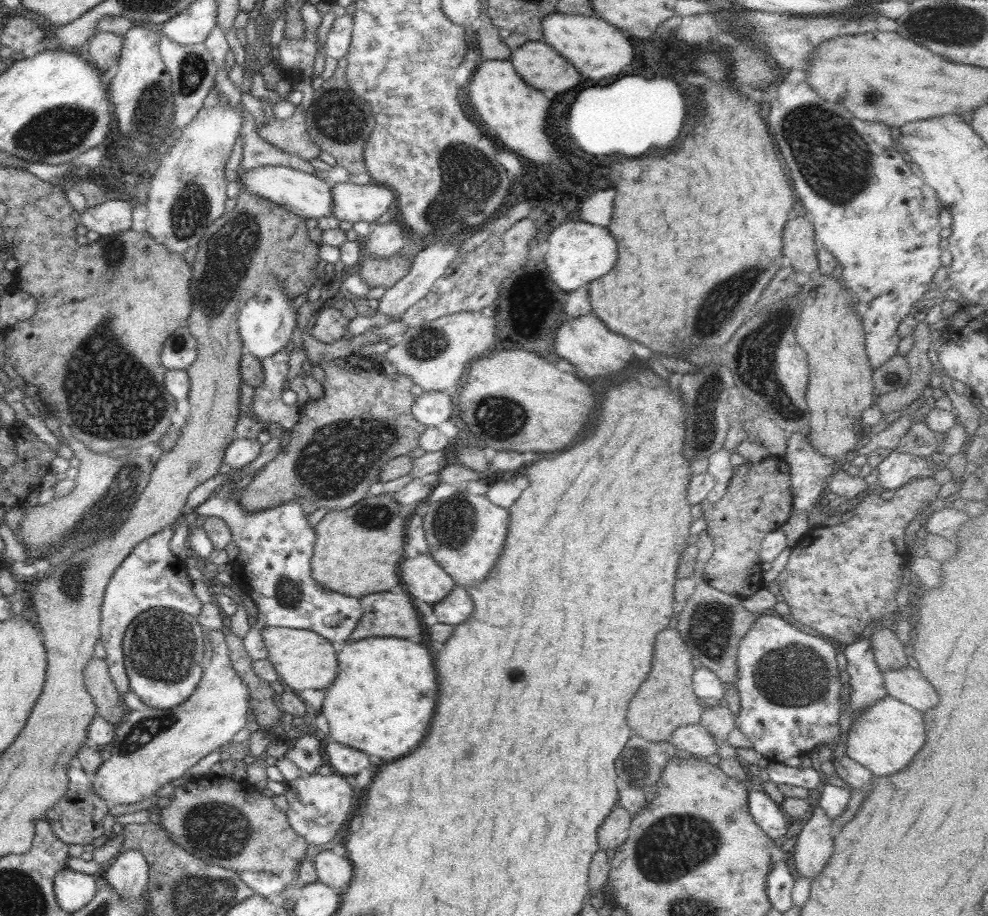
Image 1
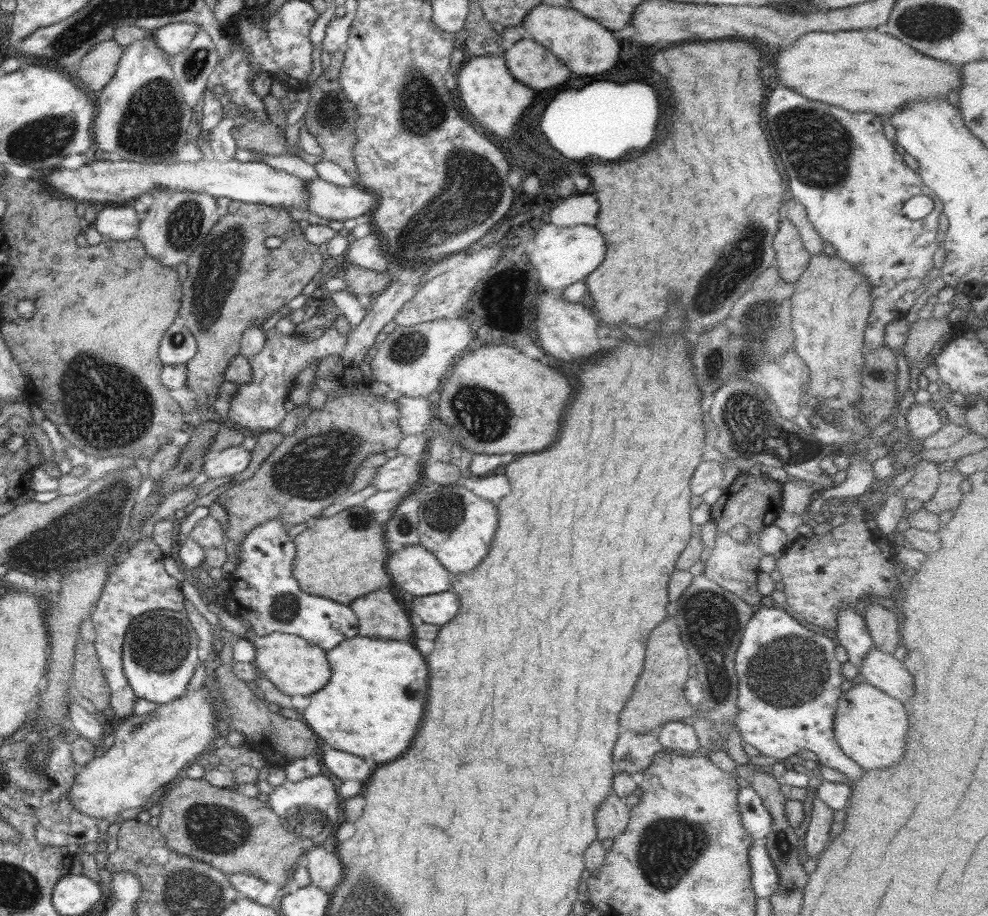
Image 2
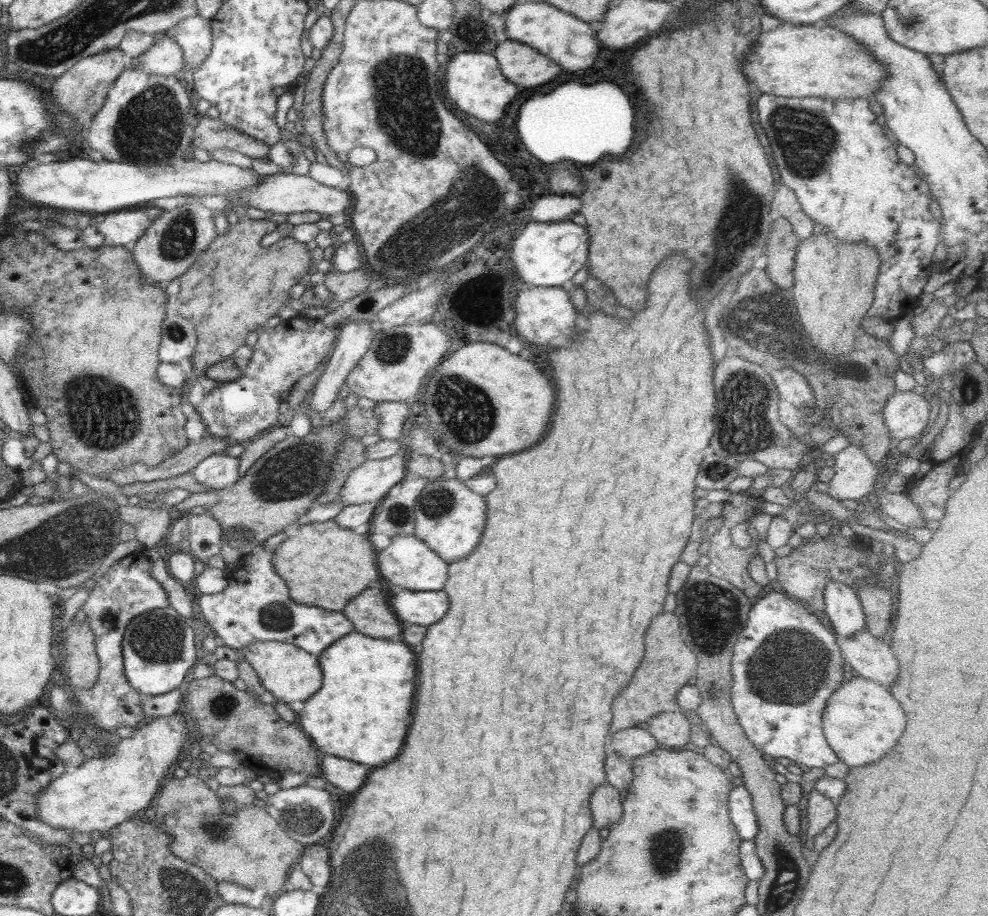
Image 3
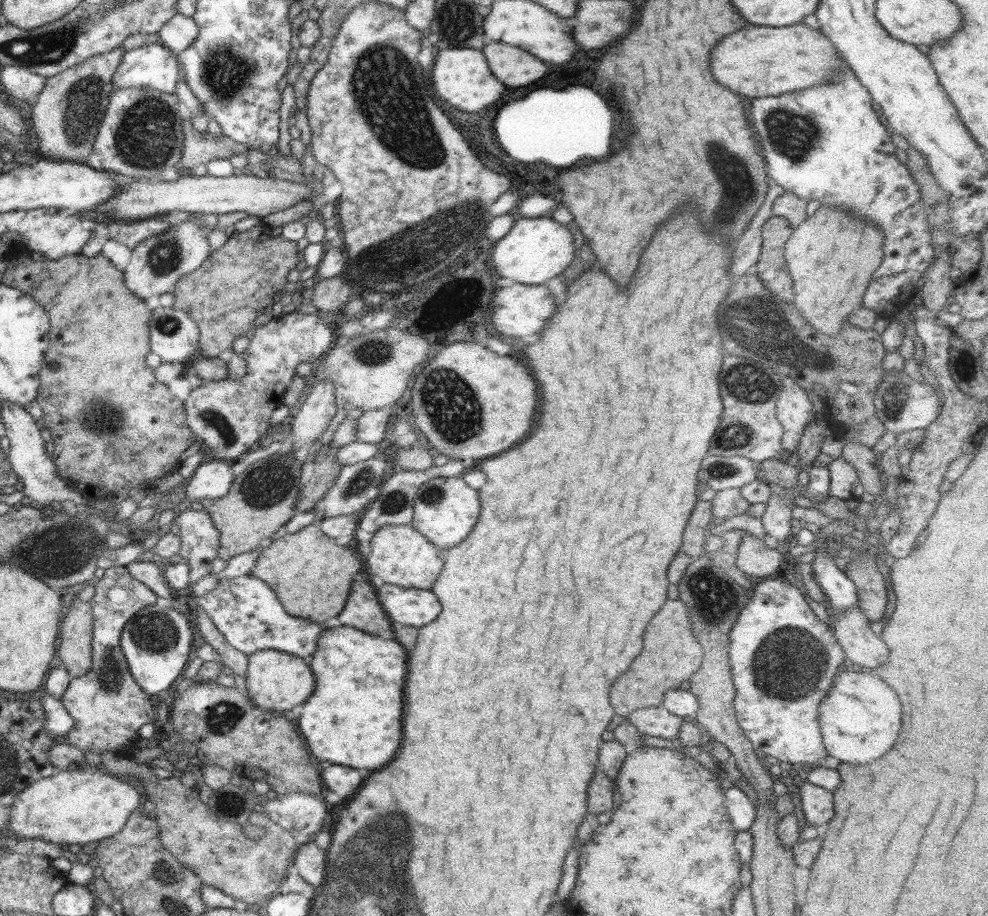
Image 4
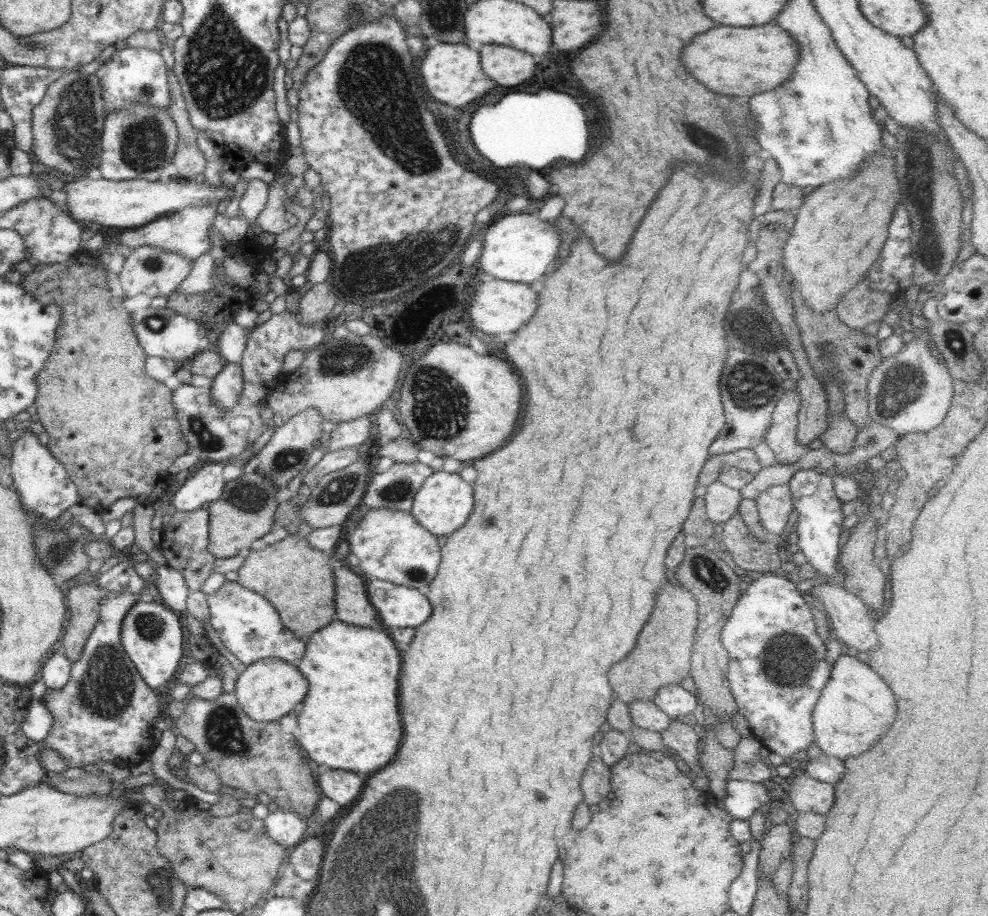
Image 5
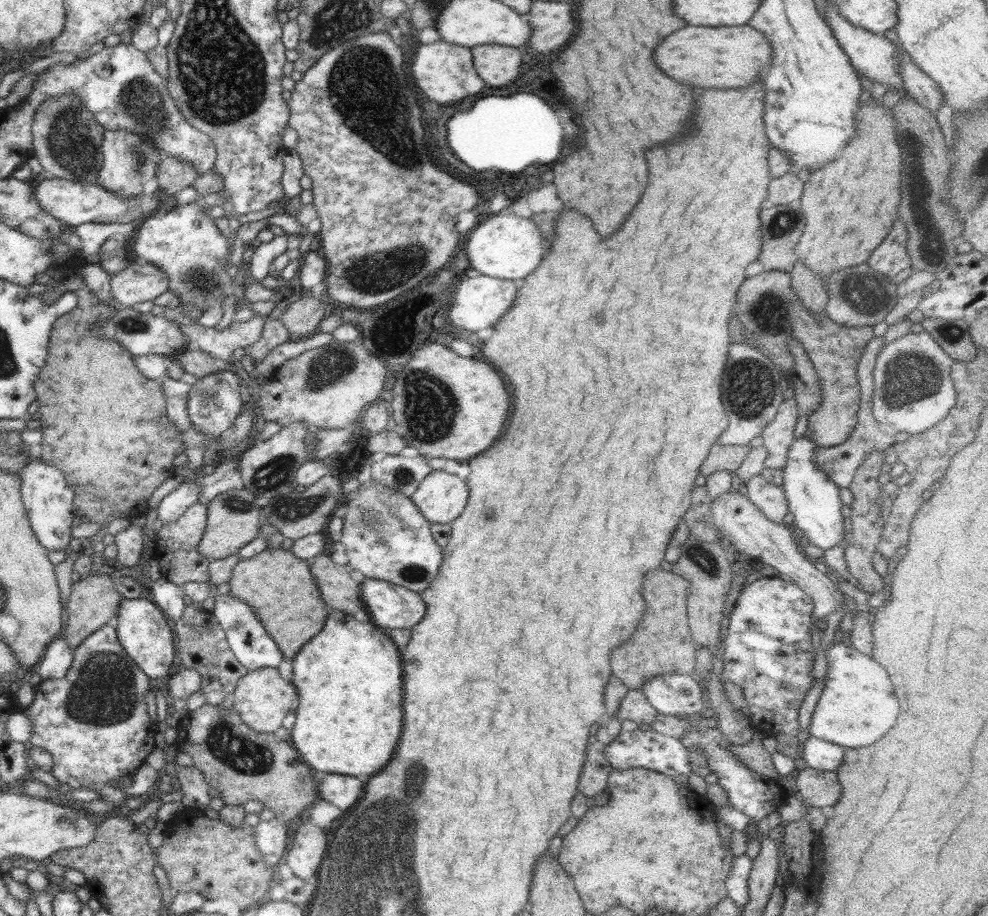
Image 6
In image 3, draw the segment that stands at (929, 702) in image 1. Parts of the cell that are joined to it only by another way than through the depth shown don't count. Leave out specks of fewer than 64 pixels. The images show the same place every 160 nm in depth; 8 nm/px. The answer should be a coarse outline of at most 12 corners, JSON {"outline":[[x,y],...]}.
{"outline":[[866,628],[835,637],[842,658],[860,676],[890,686],[899,662]]}

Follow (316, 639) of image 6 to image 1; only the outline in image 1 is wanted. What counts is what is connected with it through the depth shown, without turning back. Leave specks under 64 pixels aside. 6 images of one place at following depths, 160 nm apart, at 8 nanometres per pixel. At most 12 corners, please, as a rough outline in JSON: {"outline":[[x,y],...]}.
{"outline":[[417,639],[343,642],[329,740],[408,754],[436,706]]}

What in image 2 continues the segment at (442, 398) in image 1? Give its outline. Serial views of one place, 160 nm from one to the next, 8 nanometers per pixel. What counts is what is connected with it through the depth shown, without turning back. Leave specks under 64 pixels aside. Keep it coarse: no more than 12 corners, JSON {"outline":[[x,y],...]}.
{"outline":[[426,398],[396,400],[404,434],[424,433],[436,419]]}

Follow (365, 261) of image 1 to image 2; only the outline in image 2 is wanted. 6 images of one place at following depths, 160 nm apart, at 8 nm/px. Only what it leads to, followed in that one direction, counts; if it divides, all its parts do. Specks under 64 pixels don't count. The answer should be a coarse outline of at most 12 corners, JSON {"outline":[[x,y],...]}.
{"outline":[[356,265],[345,268],[351,294],[378,294],[388,282],[387,271]]}

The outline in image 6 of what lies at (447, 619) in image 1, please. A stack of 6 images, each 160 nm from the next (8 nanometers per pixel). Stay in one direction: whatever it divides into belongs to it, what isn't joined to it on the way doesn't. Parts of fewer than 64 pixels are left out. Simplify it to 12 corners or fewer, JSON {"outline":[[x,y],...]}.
{"outline":[[365,578],[361,598],[378,628],[412,628],[426,614],[419,593]]}

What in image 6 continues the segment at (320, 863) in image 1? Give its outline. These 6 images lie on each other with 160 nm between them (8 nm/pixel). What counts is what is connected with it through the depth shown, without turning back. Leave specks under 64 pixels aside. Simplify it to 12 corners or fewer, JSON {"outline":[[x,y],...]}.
{"outline":[[302,822],[292,832],[285,864],[312,880],[328,848],[328,834]]}

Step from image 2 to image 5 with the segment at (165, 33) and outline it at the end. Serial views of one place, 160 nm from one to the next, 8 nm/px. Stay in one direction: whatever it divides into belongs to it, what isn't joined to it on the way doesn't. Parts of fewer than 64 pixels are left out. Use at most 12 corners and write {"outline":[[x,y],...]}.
{"outline":[[128,46],[95,71],[105,114],[131,102],[167,108],[158,50]]}

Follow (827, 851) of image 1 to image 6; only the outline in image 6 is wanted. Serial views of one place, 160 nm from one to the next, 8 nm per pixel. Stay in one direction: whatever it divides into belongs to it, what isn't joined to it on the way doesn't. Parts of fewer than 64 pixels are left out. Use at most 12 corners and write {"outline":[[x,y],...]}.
{"outline":[[805,765],[796,788],[806,804],[830,811],[841,795],[837,774]]}

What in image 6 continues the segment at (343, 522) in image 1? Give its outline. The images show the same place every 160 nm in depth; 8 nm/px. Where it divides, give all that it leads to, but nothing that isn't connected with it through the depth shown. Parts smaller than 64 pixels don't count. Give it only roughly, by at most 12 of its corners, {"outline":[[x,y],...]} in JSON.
{"outline":[[291,549],[240,559],[229,593],[286,658],[329,616]]}

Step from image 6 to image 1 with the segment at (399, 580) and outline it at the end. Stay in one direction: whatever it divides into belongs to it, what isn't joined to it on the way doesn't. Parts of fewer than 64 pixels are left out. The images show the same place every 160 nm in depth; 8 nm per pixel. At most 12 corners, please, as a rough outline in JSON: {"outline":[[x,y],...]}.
{"outline":[[430,553],[402,559],[405,592],[431,606],[456,586]]}

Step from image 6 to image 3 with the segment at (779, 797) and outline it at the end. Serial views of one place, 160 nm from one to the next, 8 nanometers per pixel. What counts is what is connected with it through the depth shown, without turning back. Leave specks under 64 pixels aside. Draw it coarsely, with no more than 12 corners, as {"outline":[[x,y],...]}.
{"outline":[[734,787],[729,816],[742,841],[758,836],[749,790]]}

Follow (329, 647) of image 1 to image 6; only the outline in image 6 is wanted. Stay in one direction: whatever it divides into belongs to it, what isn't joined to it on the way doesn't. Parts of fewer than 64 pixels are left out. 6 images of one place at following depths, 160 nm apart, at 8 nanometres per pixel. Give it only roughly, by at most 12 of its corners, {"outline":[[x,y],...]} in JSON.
{"outline":[[276,668],[238,680],[233,709],[256,732],[275,733],[298,706]]}

